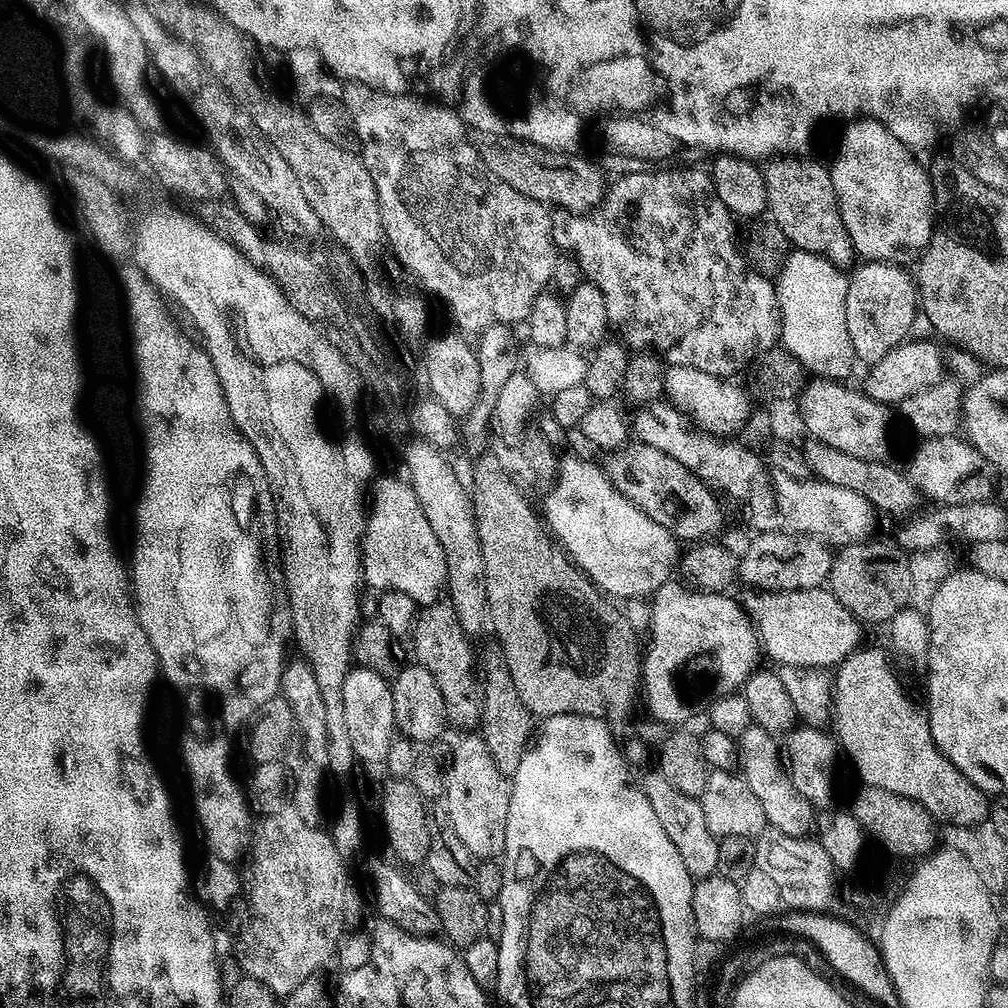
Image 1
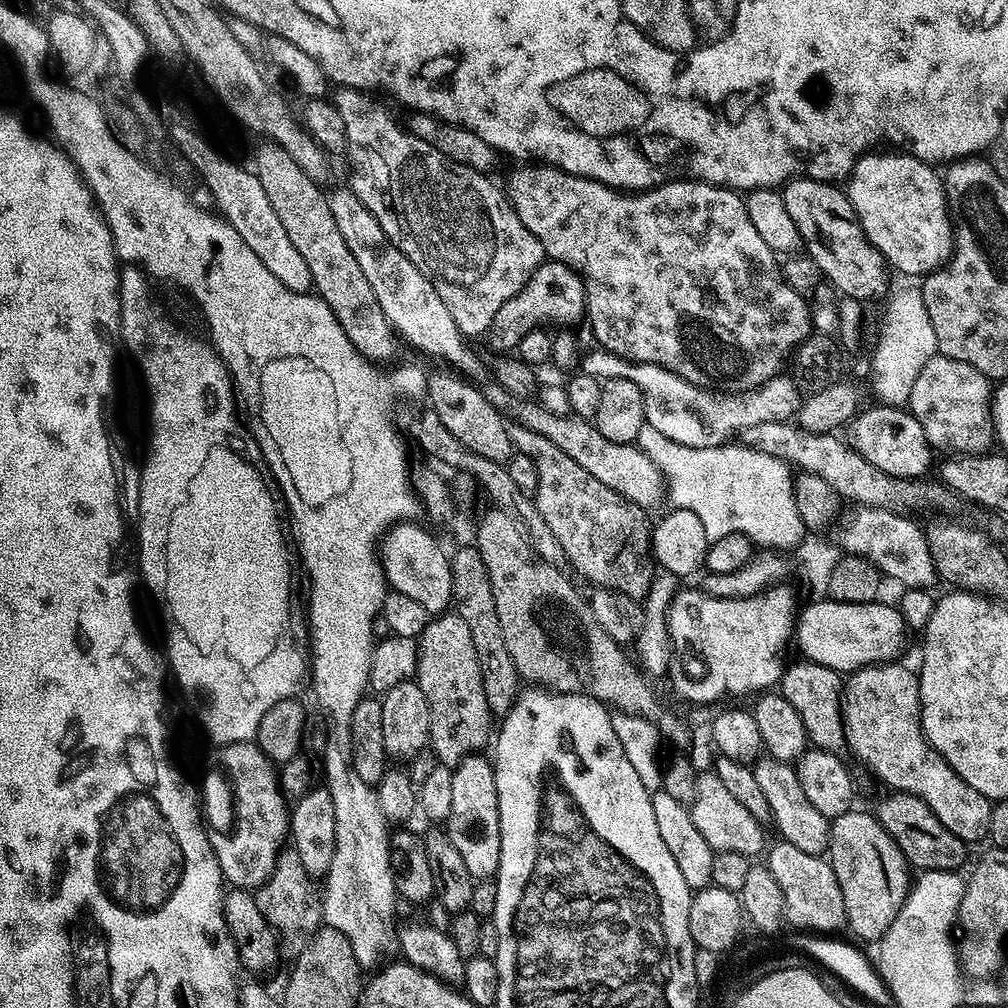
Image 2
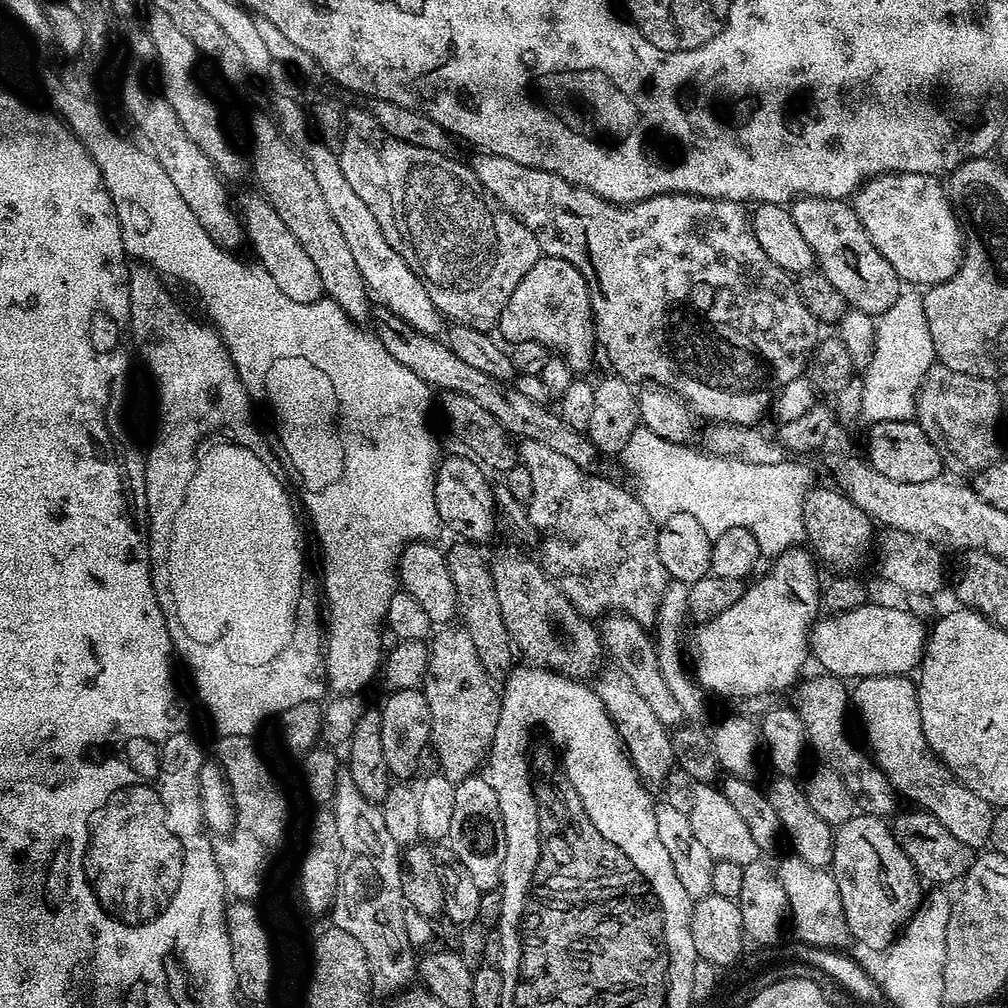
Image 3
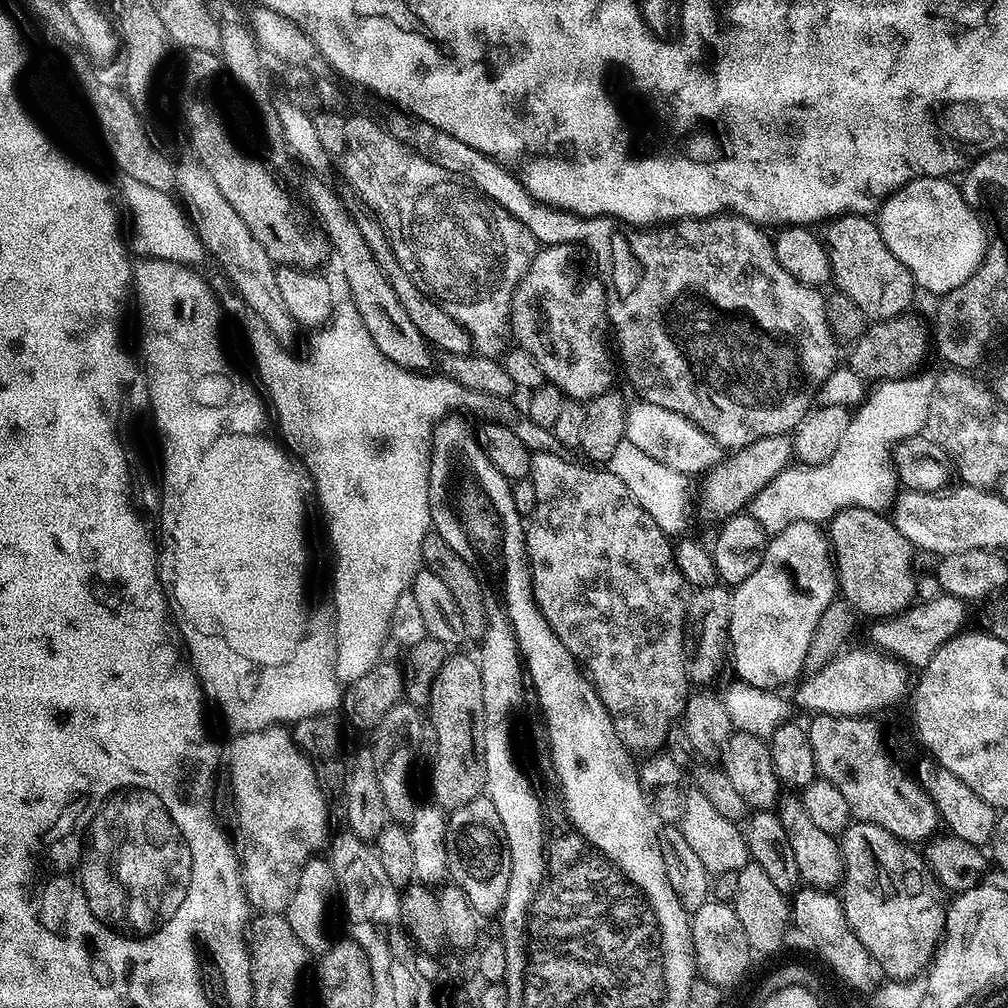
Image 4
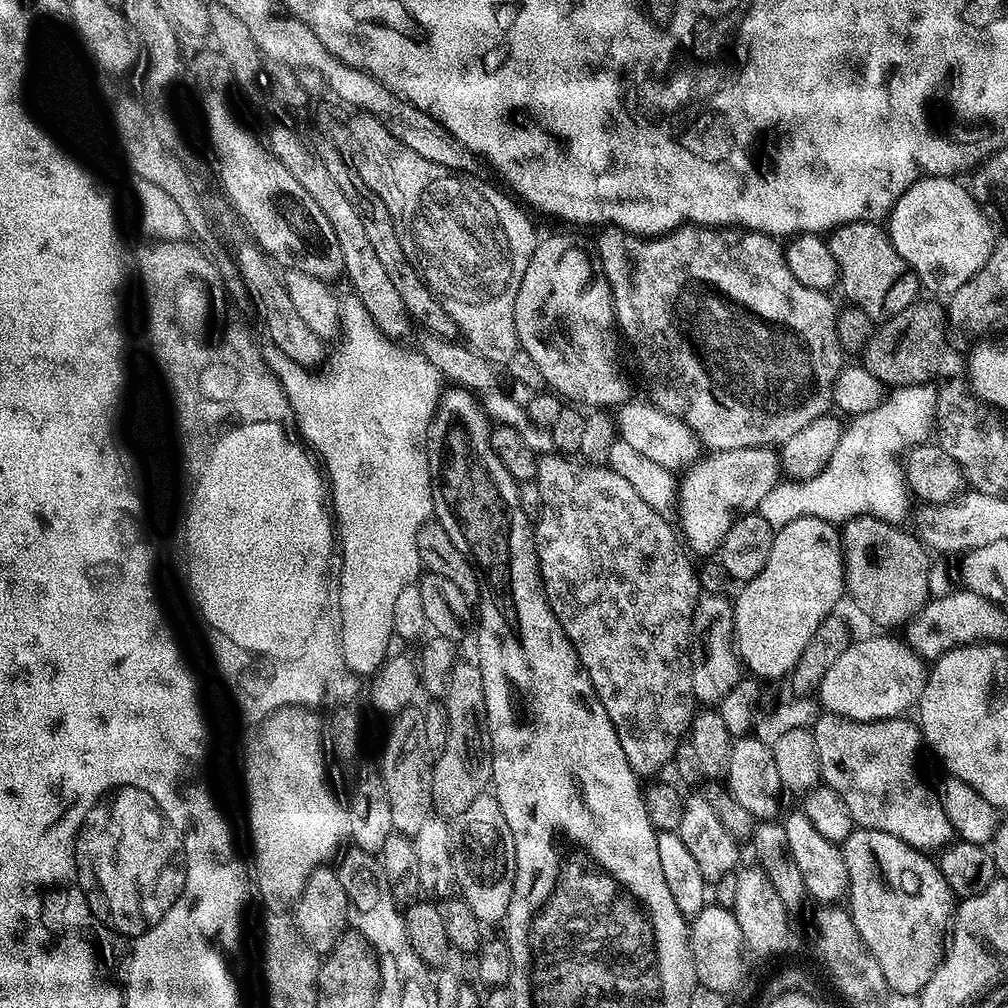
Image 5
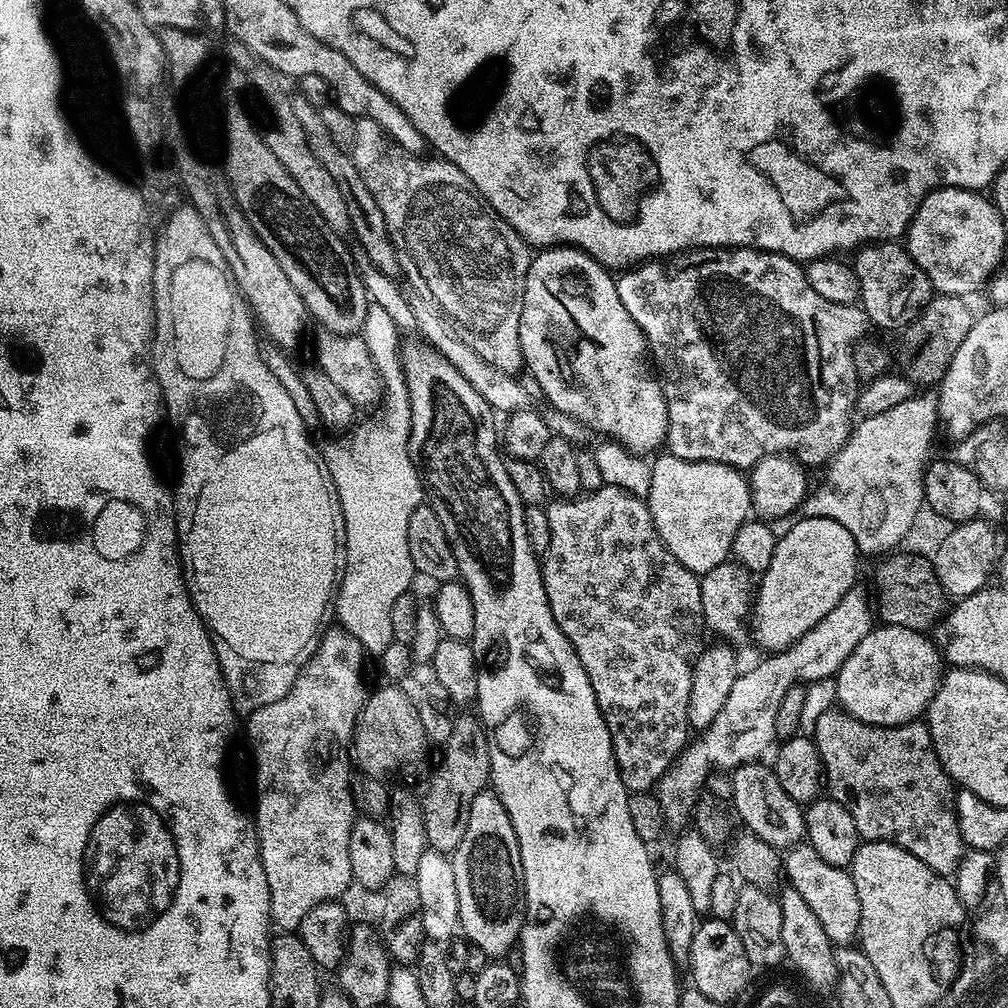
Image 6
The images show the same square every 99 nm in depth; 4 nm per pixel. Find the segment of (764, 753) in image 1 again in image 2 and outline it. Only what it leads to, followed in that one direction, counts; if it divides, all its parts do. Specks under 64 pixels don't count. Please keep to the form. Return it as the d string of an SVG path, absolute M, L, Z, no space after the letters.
M764 754L751 765L751 769L770 806L771 823L776 824L777 830L780 831L779 839L790 846L798 846L798 850L803 850L805 854L824 856L828 850L832 825L819 810L814 810L814 806L810 806L806 793L802 791L802 782L798 782L795 767Z

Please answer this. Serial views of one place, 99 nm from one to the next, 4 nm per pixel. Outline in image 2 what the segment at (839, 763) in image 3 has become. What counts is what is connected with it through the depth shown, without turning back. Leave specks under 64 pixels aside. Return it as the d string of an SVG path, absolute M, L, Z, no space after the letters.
M801 659L800 664L789 663L780 677L780 695L798 710L802 726L806 726L809 745L827 752L843 753L846 748L844 739L844 713L842 711L842 676L830 670L830 666L816 664L813 660Z

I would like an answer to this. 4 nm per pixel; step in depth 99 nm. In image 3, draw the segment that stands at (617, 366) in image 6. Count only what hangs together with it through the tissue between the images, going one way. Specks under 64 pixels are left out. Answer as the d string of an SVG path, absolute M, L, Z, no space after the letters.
M541 255L510 294L498 321L498 332L506 339L511 342L536 340L549 353L556 355L557 352L576 374L584 374L591 366L592 347L595 349L598 344L594 331L590 280L580 271L569 260Z

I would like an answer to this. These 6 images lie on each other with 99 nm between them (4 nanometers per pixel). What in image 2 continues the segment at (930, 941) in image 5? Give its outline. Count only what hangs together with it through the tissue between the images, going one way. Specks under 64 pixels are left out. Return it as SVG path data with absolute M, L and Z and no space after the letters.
M871 811L847 812L831 821L831 825L826 859L832 865L834 878L838 878L838 890L842 890L842 898L848 915L847 927L853 928L864 940L879 941L886 934L887 928L894 922L894 918L897 917L907 900L910 887L908 859L902 854L902 850L898 850L894 838L890 838L890 834L886 834L886 830L882 830L882 826L876 821L875 815Z

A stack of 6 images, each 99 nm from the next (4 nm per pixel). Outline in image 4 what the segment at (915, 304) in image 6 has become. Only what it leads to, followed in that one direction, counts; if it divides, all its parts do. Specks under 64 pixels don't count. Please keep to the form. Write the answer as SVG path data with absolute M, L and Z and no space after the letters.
M845 214L837 216L823 225L822 239L824 250L832 267L832 280L837 284L839 291L848 295L850 300L862 310L862 314L872 322L892 322L912 304L912 295L918 292L918 285L912 275L906 271L899 262L890 254L890 250L882 242L880 230L875 219L864 214Z

